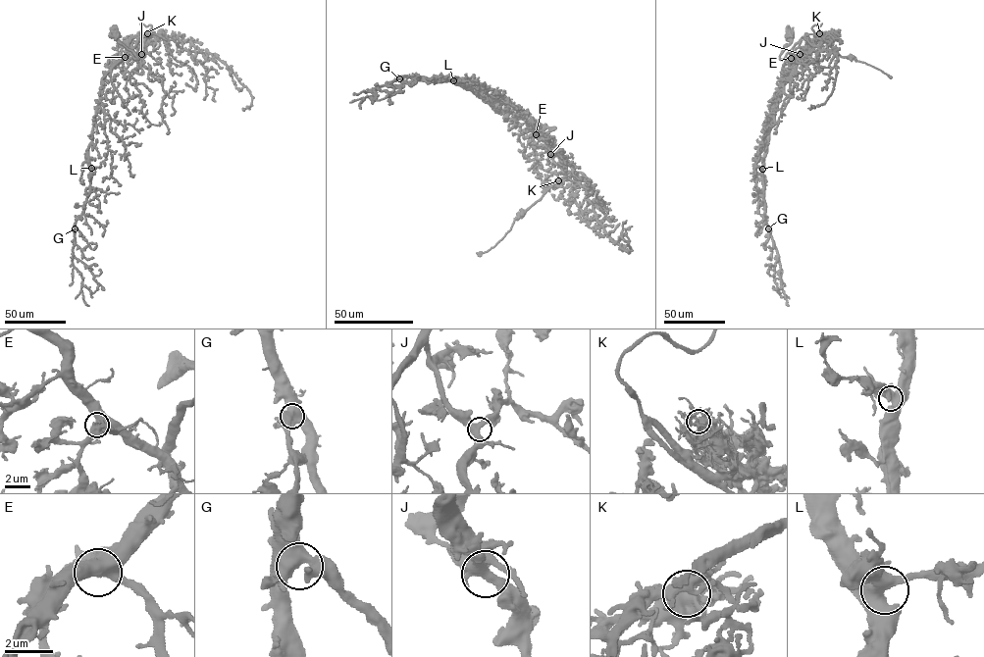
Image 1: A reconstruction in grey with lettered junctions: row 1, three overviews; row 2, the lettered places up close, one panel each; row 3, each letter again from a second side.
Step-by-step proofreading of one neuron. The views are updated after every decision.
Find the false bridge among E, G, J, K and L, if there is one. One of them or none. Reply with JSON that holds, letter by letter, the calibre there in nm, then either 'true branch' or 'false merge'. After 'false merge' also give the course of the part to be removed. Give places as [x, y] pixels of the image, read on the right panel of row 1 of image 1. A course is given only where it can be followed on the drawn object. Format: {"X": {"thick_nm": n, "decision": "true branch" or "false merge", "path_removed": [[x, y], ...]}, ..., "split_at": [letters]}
{"E": {"thick_nm": 500, "decision": "true branch"}, "G": {"thick_nm": 500, "decision": "true branch"}, "J": {"thick_nm": 440, "decision": "true branch"}, "K": {"thick_nm": 480, "decision": "false merge", "path_removed": [[819, 33], [841, 56], [852, 56], [891, 76]]}, "L": {"thick_nm": 500, "decision": "true branch"}, "split_at": ["K"]}

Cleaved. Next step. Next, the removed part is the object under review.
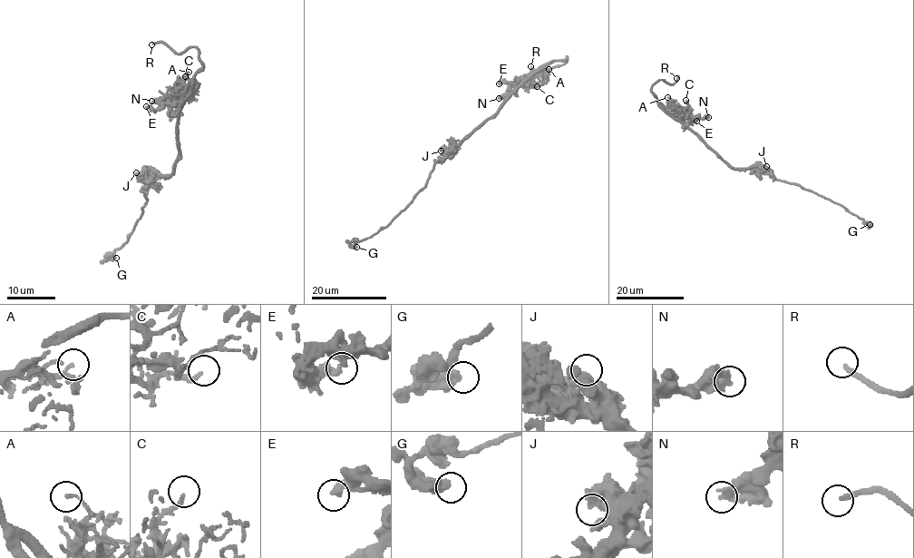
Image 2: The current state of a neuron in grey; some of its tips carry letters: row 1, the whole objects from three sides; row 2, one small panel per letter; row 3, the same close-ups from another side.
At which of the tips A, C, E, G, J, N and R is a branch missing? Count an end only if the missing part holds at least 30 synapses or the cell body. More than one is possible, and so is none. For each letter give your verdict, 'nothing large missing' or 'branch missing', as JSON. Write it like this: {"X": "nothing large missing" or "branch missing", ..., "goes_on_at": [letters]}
{"A": "nothing large missing", "C": "nothing large missing", "E": "nothing large missing", "G": "nothing large missing", "J": "nothing large missing", "N": "nothing large missing", "R": "branch missing", "goes_on_at": ["R"]}

